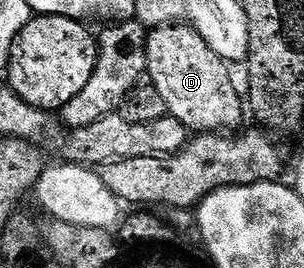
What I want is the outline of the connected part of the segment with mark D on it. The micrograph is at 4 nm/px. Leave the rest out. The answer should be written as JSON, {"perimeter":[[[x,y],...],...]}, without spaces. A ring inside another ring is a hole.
{"perimeter":[[[192,24],[154,28],[148,34],[145,51],[148,80],[159,87],[159,95],[169,108],[168,116],[179,119],[190,131],[233,131],[245,113],[247,117],[242,94],[237,94],[237,85],[229,74],[230,66],[204,42]]]}

